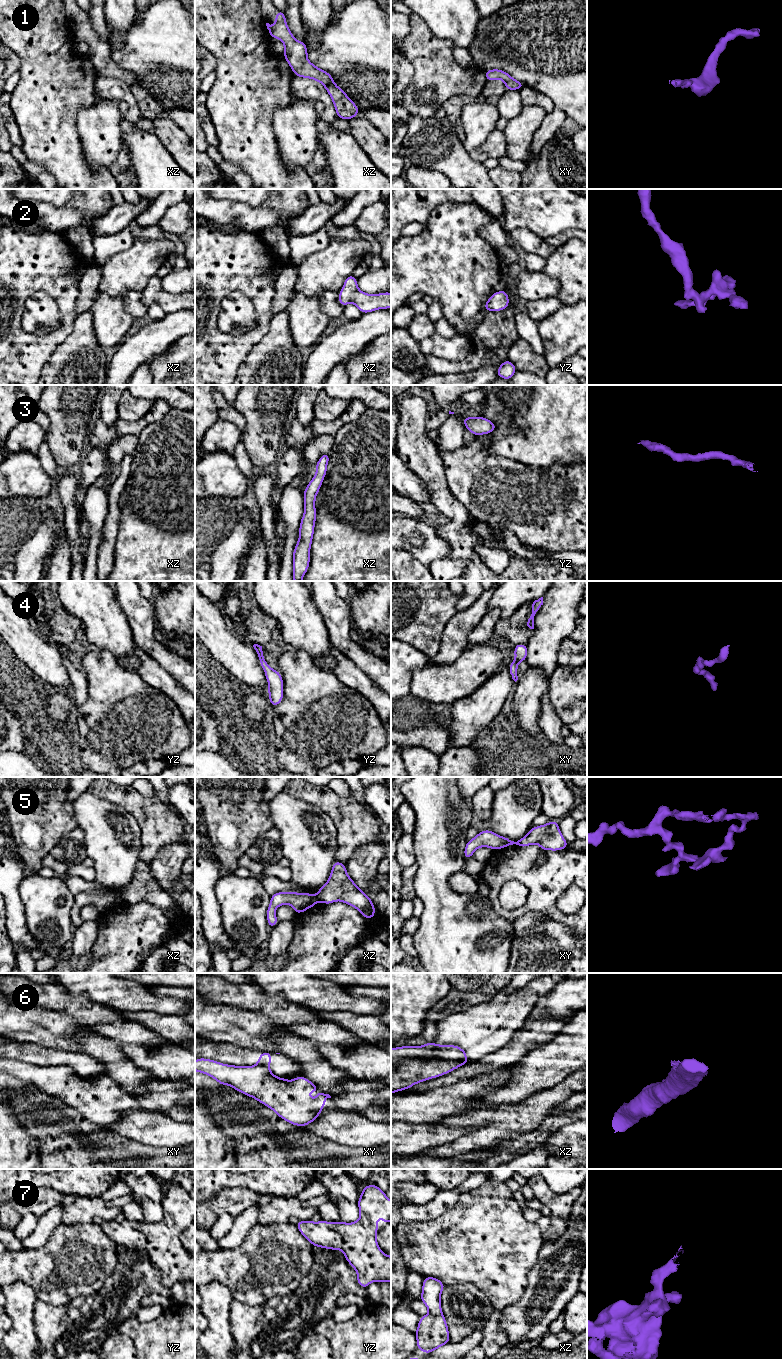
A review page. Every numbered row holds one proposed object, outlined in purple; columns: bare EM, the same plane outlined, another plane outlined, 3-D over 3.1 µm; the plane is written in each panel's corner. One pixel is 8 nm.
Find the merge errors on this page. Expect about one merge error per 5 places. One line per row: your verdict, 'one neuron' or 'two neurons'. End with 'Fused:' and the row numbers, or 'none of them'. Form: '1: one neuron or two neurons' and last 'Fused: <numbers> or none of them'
1: one neuron
2: one neuron
3: one neuron
4: one neuron
5: two neurons
6: two neurons
7: one neuron
Fused: 5, 6

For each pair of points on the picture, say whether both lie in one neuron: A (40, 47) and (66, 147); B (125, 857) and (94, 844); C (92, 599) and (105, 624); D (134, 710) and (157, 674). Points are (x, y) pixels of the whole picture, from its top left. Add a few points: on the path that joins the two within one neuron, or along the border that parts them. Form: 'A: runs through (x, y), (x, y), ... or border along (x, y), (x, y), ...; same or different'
A: runs through (48, 72), (48, 122); same
B: runs through (117, 850), (111, 844), (102, 844); same
C: runs through (95, 605), (100, 613), (100, 618); same
D: border along (137, 672), (146, 683), (170, 698); different

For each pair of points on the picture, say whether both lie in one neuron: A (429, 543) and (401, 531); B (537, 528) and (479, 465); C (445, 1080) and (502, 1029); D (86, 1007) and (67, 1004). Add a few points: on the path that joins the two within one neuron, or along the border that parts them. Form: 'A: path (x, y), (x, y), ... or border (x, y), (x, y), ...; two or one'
A: path (425, 536), (419, 538), (409, 535); one
B: path (525, 512), (494, 481); one
C: border (492, 1052), (470, 1062); two
D: path (81, 1007), (72, 1006); one

